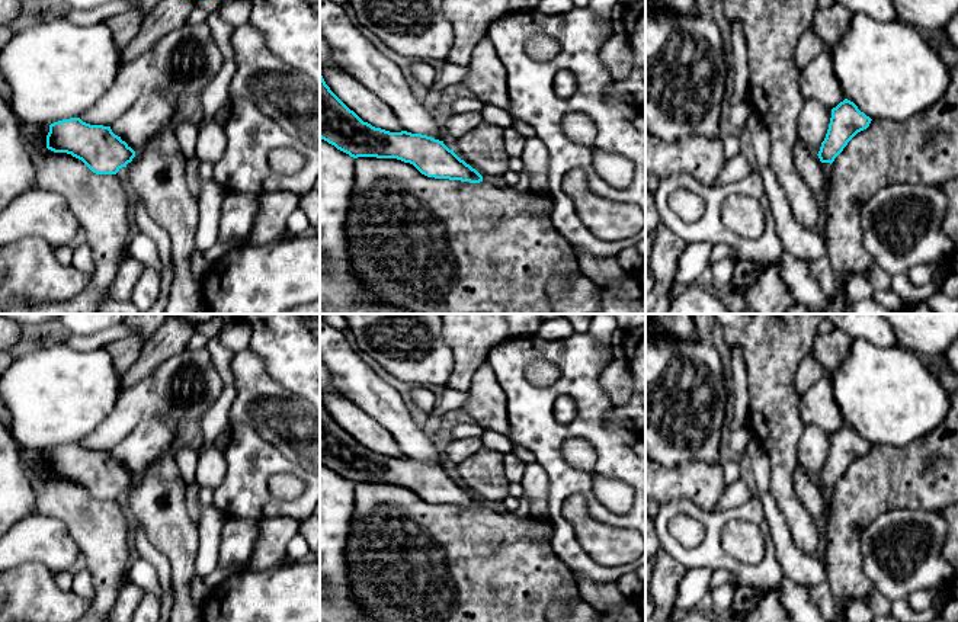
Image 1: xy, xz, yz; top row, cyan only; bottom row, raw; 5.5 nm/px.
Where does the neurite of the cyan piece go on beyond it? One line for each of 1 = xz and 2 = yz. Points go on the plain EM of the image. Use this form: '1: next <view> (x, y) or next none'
1: next xz (483, 474)
2: next yz (807, 489)

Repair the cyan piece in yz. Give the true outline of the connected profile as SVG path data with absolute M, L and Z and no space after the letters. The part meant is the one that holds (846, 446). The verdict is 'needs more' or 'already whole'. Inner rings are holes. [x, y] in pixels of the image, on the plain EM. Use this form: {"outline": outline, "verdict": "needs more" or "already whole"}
{"outline": "M845 424L832 435L829 455L817 480L797 464L792 475L794 490L797 498L816 522L824 519L827 512L823 490L832 490L848 468L869 452L871 446L853 427Z", "verdict": "needs more"}

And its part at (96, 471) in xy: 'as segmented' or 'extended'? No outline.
extended

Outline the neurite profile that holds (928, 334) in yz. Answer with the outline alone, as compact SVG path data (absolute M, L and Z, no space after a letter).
M882 314L897 344L929 359L943 355L958 337L958 314Z

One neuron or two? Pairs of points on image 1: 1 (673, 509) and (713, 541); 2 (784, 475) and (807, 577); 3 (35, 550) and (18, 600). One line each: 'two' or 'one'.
1: one
2: two
3: two

